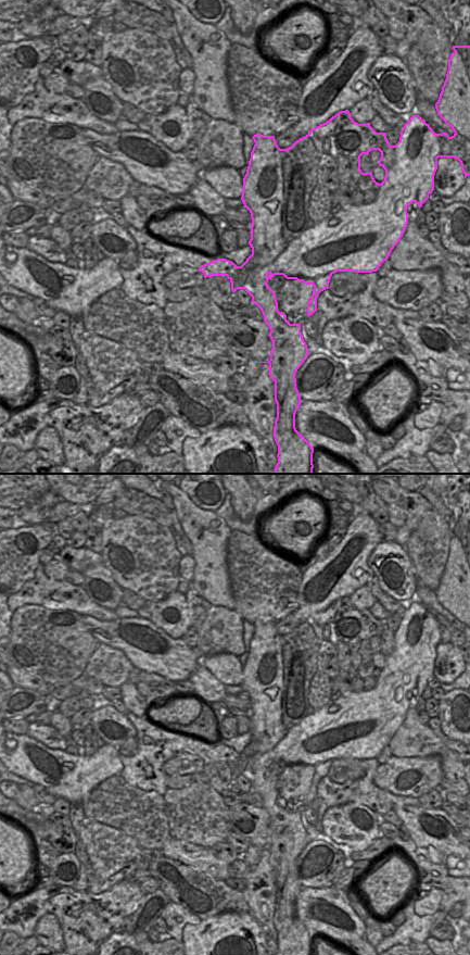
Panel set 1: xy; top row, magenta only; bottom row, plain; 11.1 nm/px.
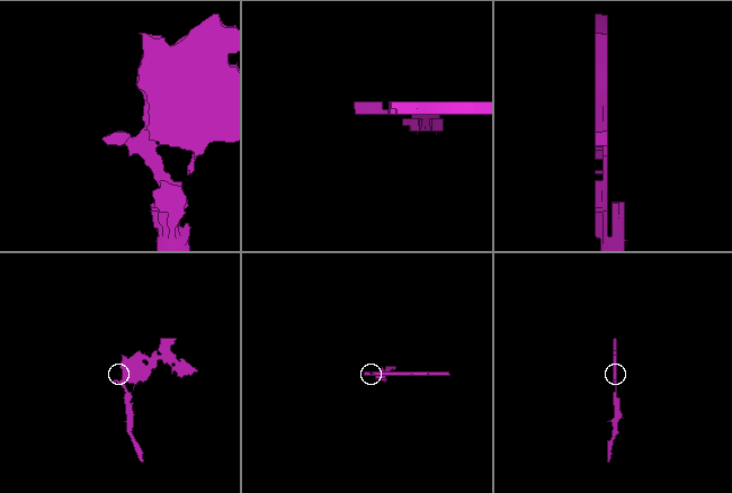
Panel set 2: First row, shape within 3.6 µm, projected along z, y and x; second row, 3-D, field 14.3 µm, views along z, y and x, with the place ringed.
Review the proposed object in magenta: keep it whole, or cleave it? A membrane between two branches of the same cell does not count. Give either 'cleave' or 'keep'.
cleave

